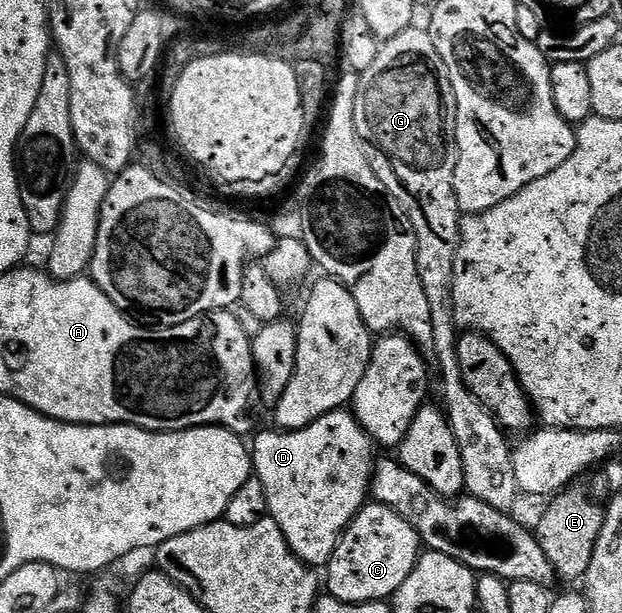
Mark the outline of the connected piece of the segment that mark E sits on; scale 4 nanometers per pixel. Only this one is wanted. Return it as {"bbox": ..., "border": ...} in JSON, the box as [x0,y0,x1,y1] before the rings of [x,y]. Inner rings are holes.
{"bbox":[536,487,606,581],"border":[[[566,487],[549,502],[550,505],[542,513],[538,521],[536,536],[540,547],[544,547],[544,555],[548,555],[548,563],[552,563],[554,572],[559,578],[570,581],[585,578],[588,563],[592,563],[592,551],[596,551],[596,539],[600,539],[600,531],[604,527],[606,510],[597,505],[582,489]]]}

